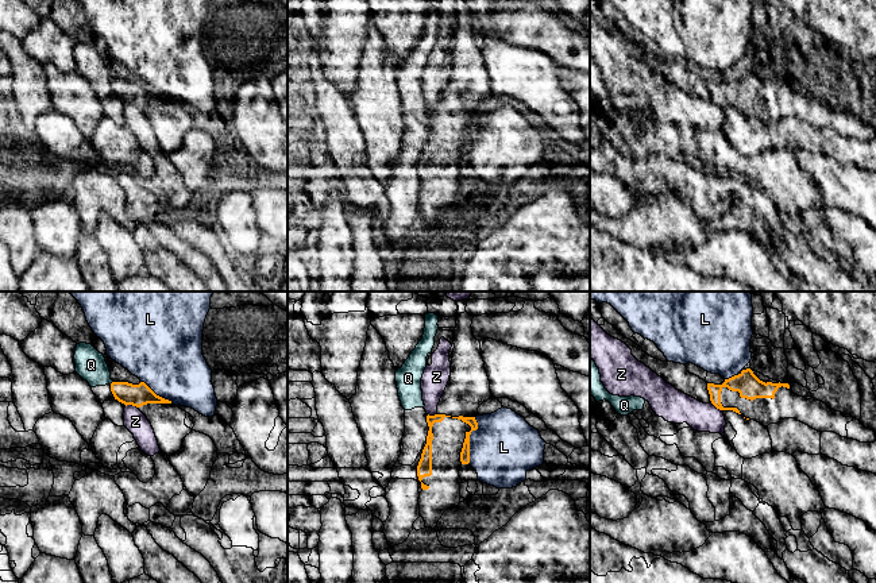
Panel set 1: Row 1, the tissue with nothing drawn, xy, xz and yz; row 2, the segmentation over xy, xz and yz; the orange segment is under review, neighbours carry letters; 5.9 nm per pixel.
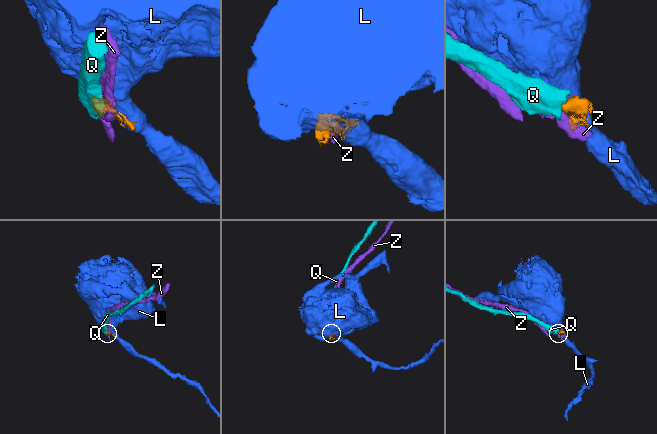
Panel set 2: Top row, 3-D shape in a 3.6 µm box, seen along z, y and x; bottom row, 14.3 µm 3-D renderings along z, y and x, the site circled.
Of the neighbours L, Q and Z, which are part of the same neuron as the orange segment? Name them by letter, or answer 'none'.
none

